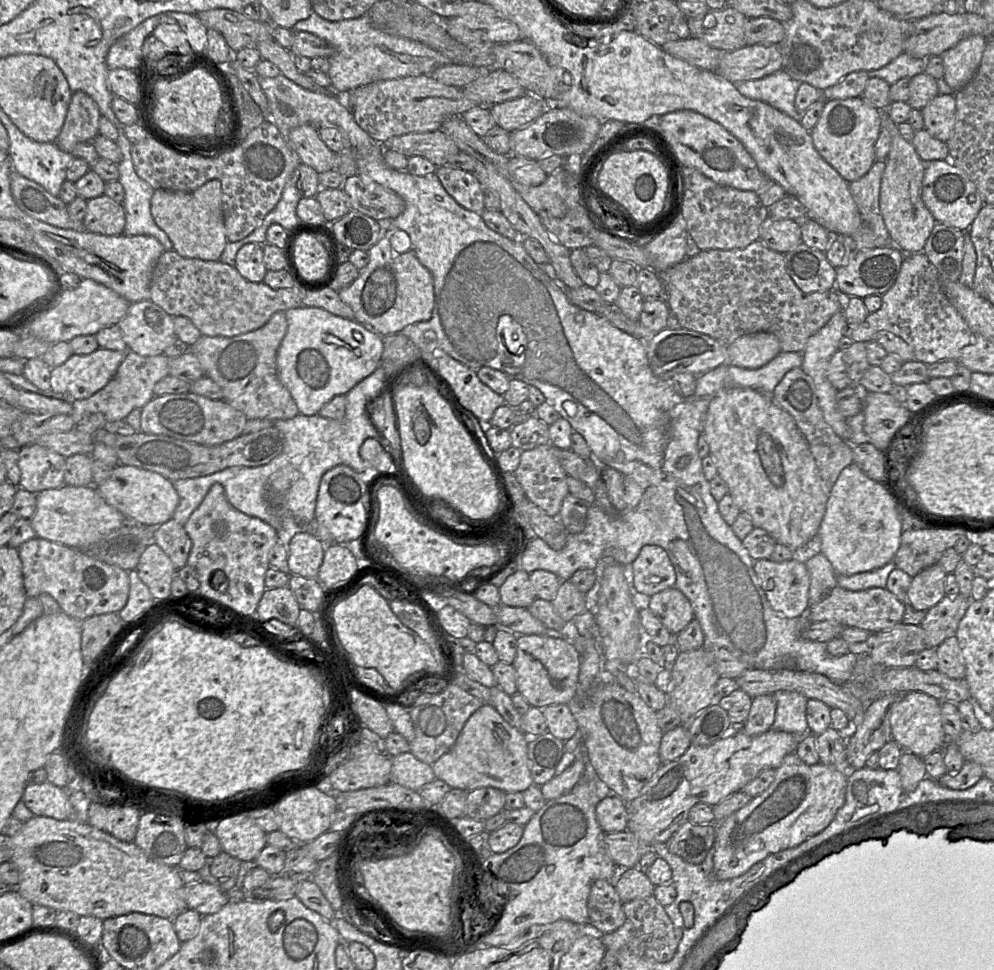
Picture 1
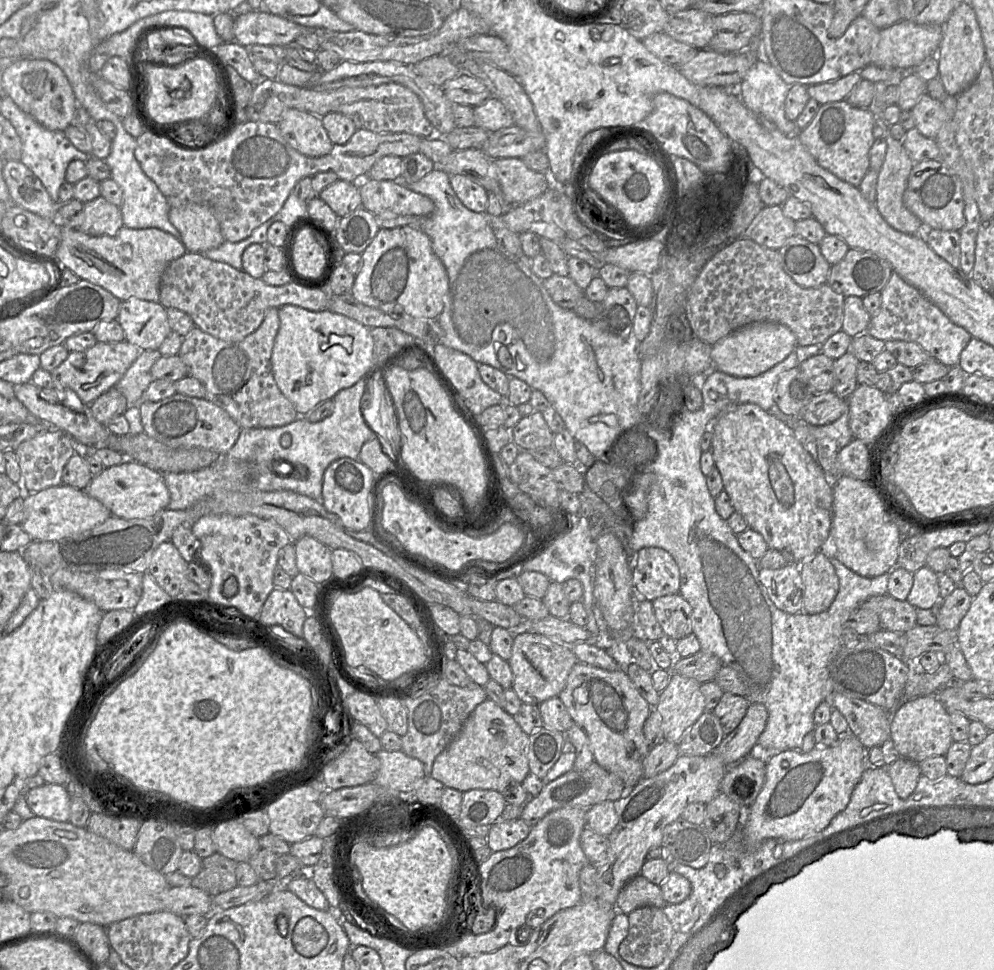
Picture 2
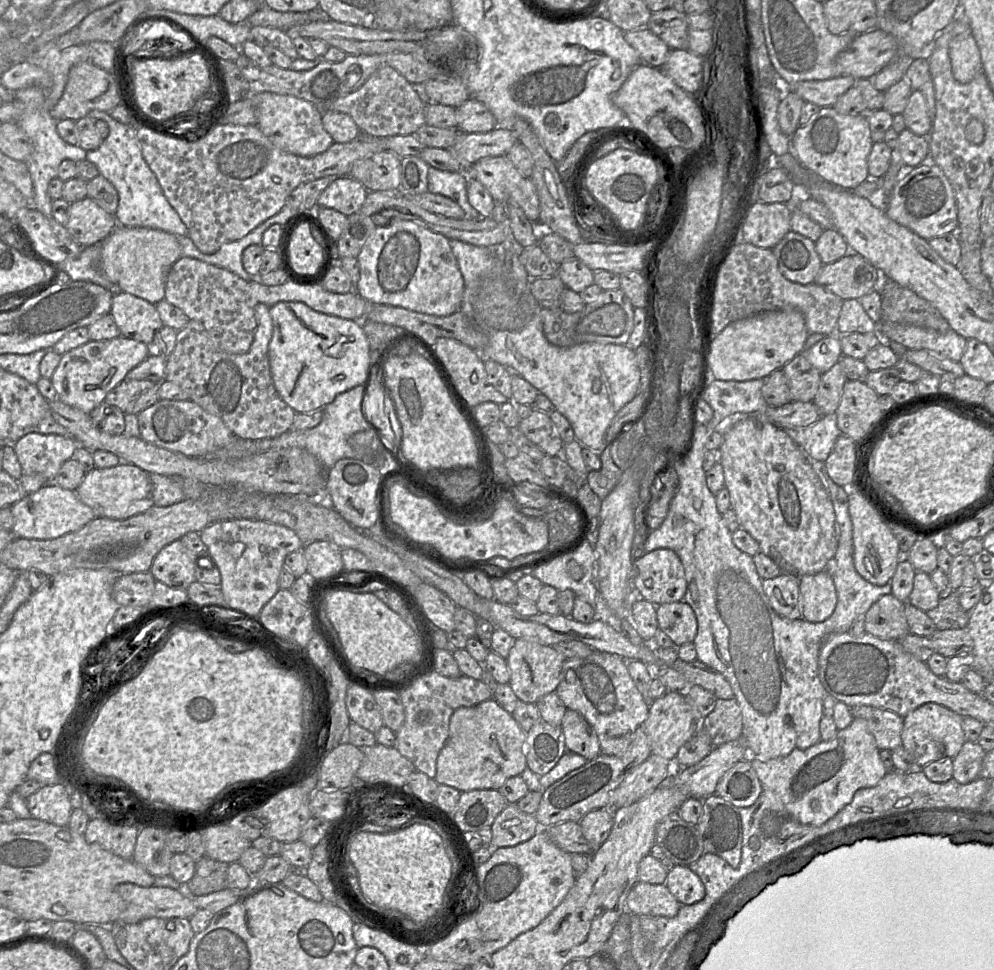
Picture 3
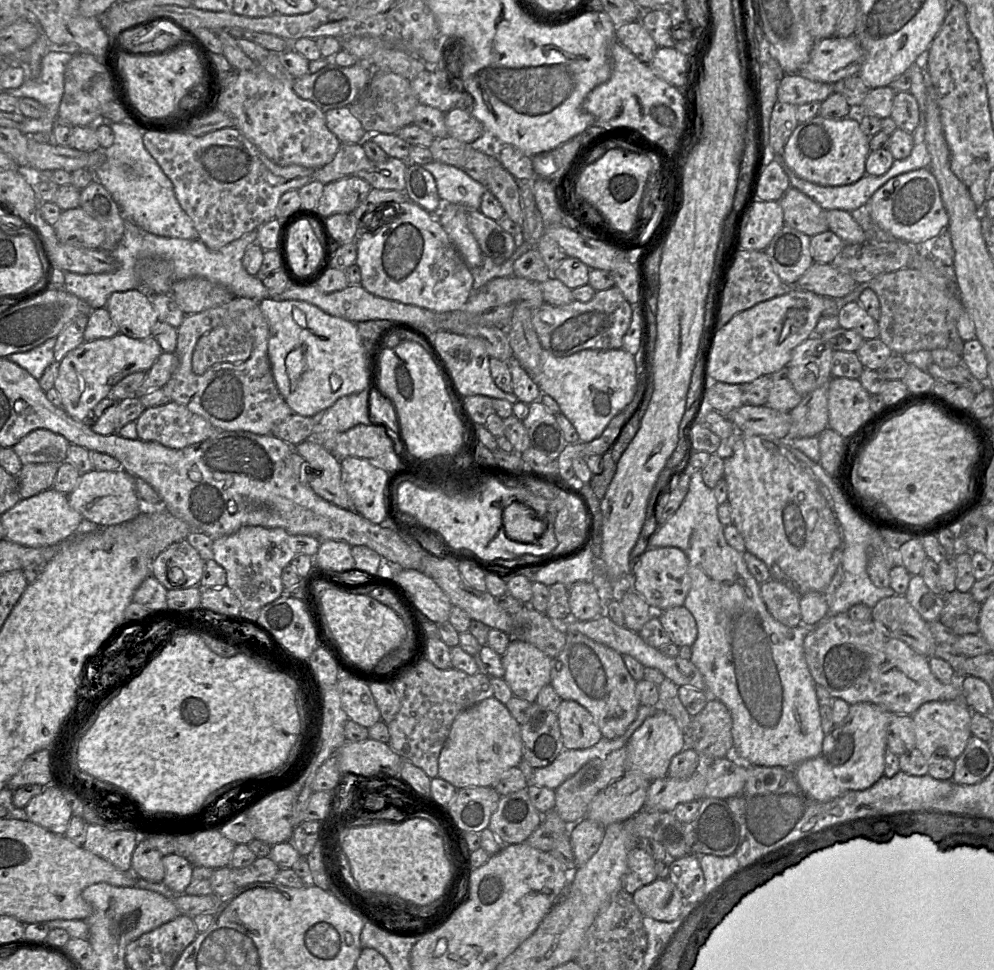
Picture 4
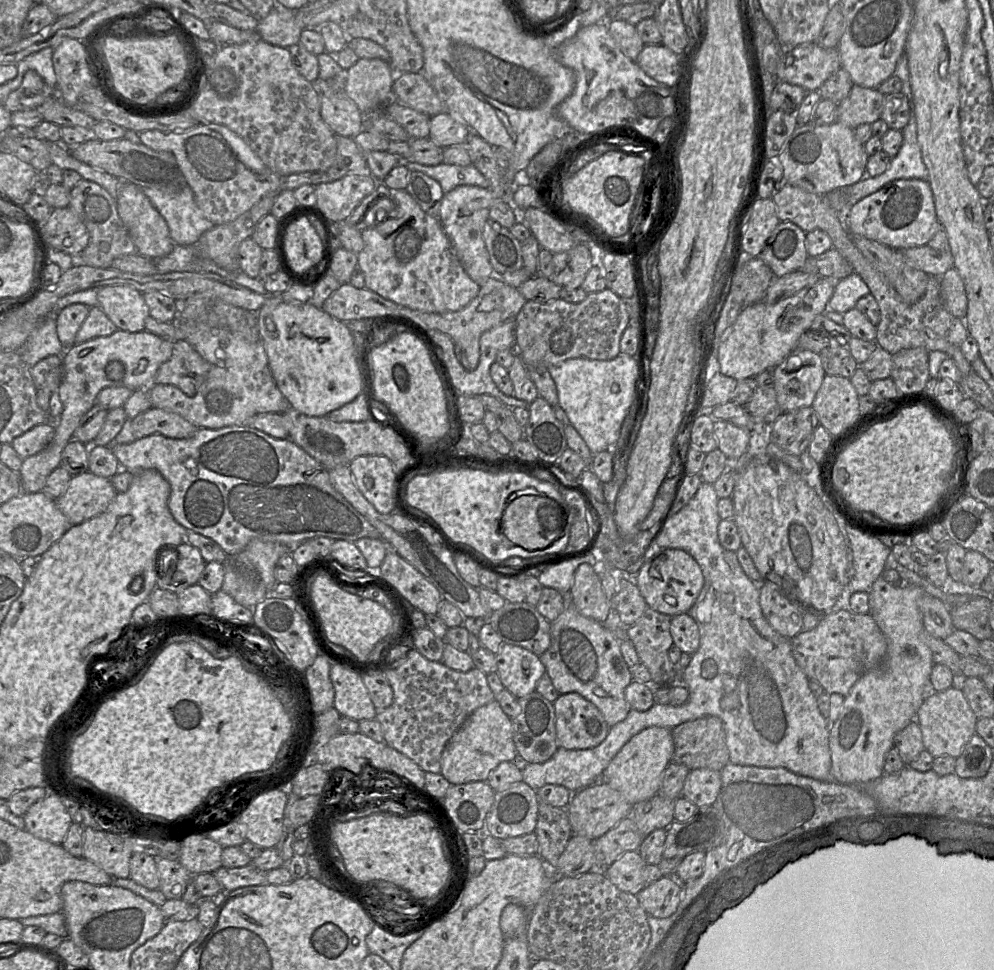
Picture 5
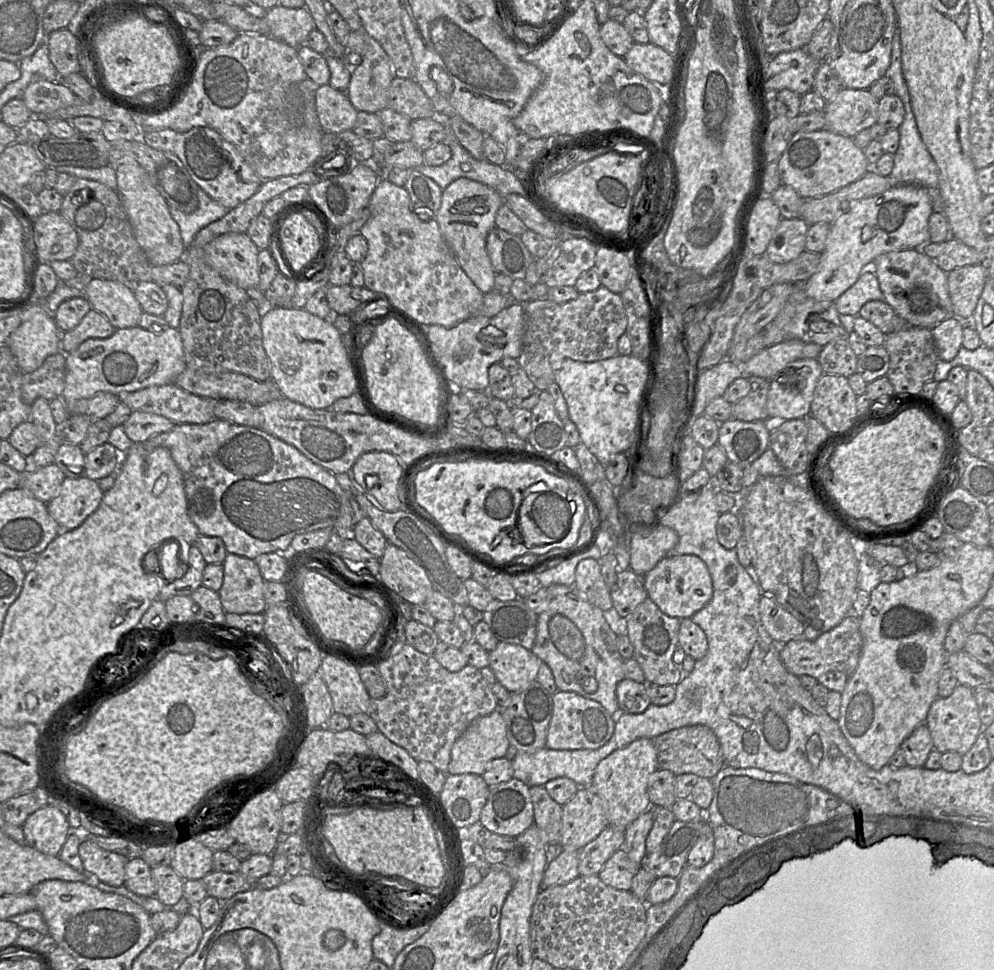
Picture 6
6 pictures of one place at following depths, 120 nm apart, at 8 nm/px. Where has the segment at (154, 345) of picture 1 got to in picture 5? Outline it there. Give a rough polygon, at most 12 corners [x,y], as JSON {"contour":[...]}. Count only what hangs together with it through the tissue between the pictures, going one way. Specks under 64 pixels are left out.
{"contour":[[125,285],[100,287],[98,306],[119,330],[145,329],[143,294]]}

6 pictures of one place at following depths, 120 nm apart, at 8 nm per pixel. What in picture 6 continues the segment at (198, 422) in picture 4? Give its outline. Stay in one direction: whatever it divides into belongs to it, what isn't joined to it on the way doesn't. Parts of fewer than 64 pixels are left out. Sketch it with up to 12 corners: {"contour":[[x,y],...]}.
{"contour":[[132,411],[122,425],[134,444],[168,432],[163,416]]}

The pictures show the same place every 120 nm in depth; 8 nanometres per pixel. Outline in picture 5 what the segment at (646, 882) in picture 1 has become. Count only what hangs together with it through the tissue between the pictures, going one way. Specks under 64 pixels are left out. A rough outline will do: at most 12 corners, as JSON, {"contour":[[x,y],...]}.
{"contour":[[662,875],[636,897],[647,914],[672,915],[682,882]]}

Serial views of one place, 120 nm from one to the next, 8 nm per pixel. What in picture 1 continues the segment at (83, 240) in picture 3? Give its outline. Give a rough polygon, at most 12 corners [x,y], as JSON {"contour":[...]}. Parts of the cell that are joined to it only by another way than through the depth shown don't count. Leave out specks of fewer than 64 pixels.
{"contour":[[103,194],[87,200],[82,229],[123,234],[122,203]]}

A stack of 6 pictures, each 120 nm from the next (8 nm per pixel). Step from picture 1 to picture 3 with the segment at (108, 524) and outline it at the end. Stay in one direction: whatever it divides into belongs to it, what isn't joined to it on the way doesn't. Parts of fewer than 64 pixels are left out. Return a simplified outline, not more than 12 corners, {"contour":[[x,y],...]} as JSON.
{"contour":[[48,482],[11,506],[15,537],[48,540],[96,515]]}

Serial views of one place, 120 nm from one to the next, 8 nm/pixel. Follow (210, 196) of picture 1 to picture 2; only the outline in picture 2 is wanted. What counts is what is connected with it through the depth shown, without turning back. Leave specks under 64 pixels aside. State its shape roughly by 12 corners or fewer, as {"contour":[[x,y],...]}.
{"contour":[[208,206],[171,207],[168,217],[187,252],[203,253],[225,241]]}

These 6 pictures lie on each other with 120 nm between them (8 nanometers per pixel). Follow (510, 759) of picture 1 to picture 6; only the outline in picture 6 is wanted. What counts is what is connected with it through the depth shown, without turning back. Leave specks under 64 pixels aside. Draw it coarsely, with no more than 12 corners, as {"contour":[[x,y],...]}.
{"contour":[[500,709],[476,718],[451,748],[447,774],[482,775],[509,745]]}

